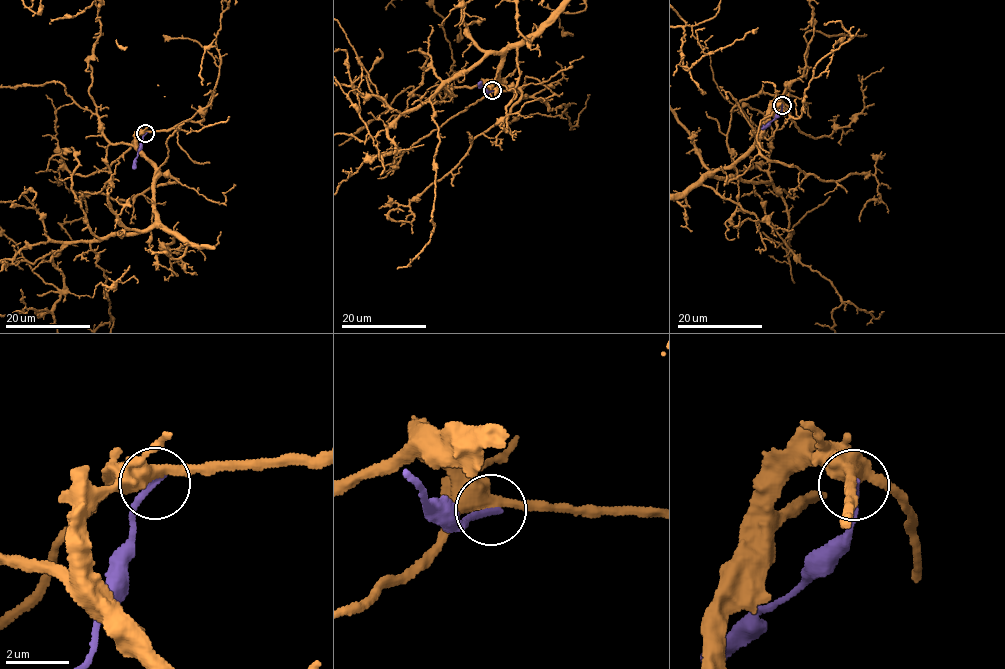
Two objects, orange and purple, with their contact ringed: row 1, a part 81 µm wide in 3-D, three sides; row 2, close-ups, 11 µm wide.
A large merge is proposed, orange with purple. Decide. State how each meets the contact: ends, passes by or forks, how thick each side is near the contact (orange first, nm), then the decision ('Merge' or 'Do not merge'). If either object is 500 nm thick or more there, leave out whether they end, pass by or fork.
Thickness 500 nm (orange) against 200 nm. Do not merge

